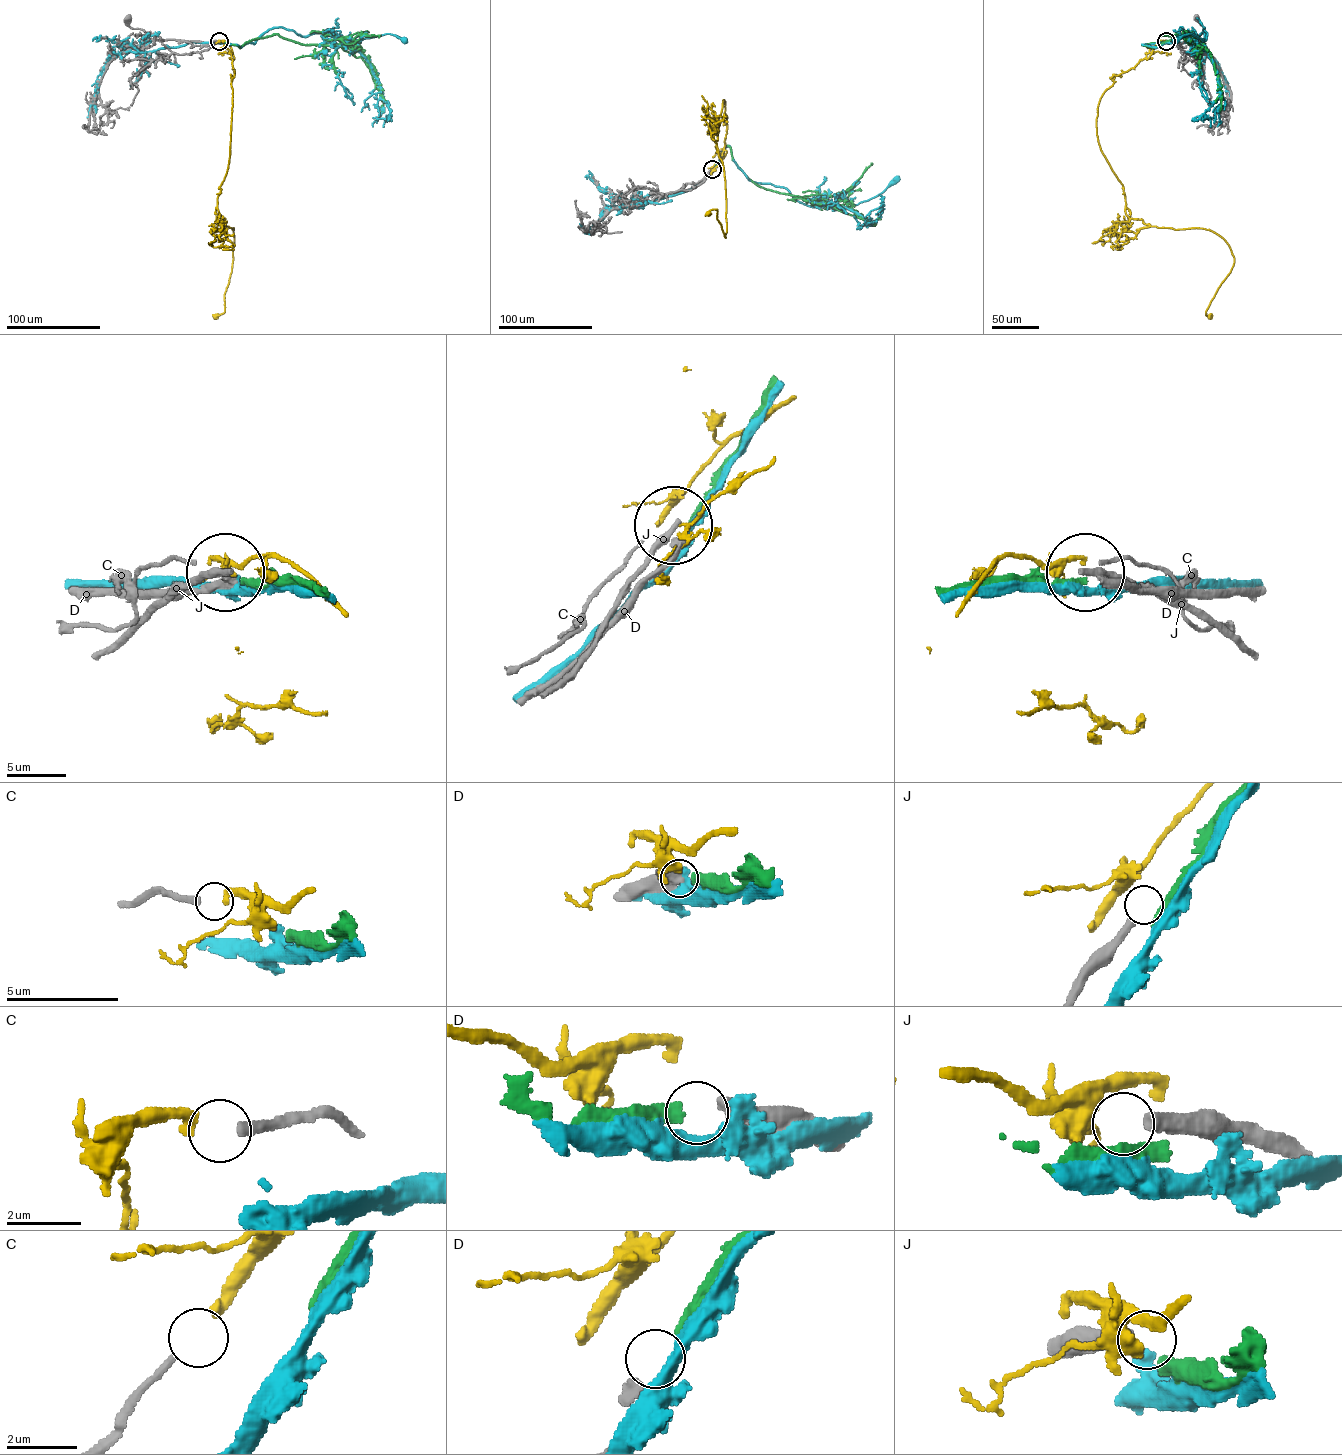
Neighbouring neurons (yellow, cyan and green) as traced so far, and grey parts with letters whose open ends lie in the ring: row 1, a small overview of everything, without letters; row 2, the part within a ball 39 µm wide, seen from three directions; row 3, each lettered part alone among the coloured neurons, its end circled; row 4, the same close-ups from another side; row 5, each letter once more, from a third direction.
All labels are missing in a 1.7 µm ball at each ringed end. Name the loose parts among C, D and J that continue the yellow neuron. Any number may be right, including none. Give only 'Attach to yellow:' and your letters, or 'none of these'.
Attach to yellow: C

